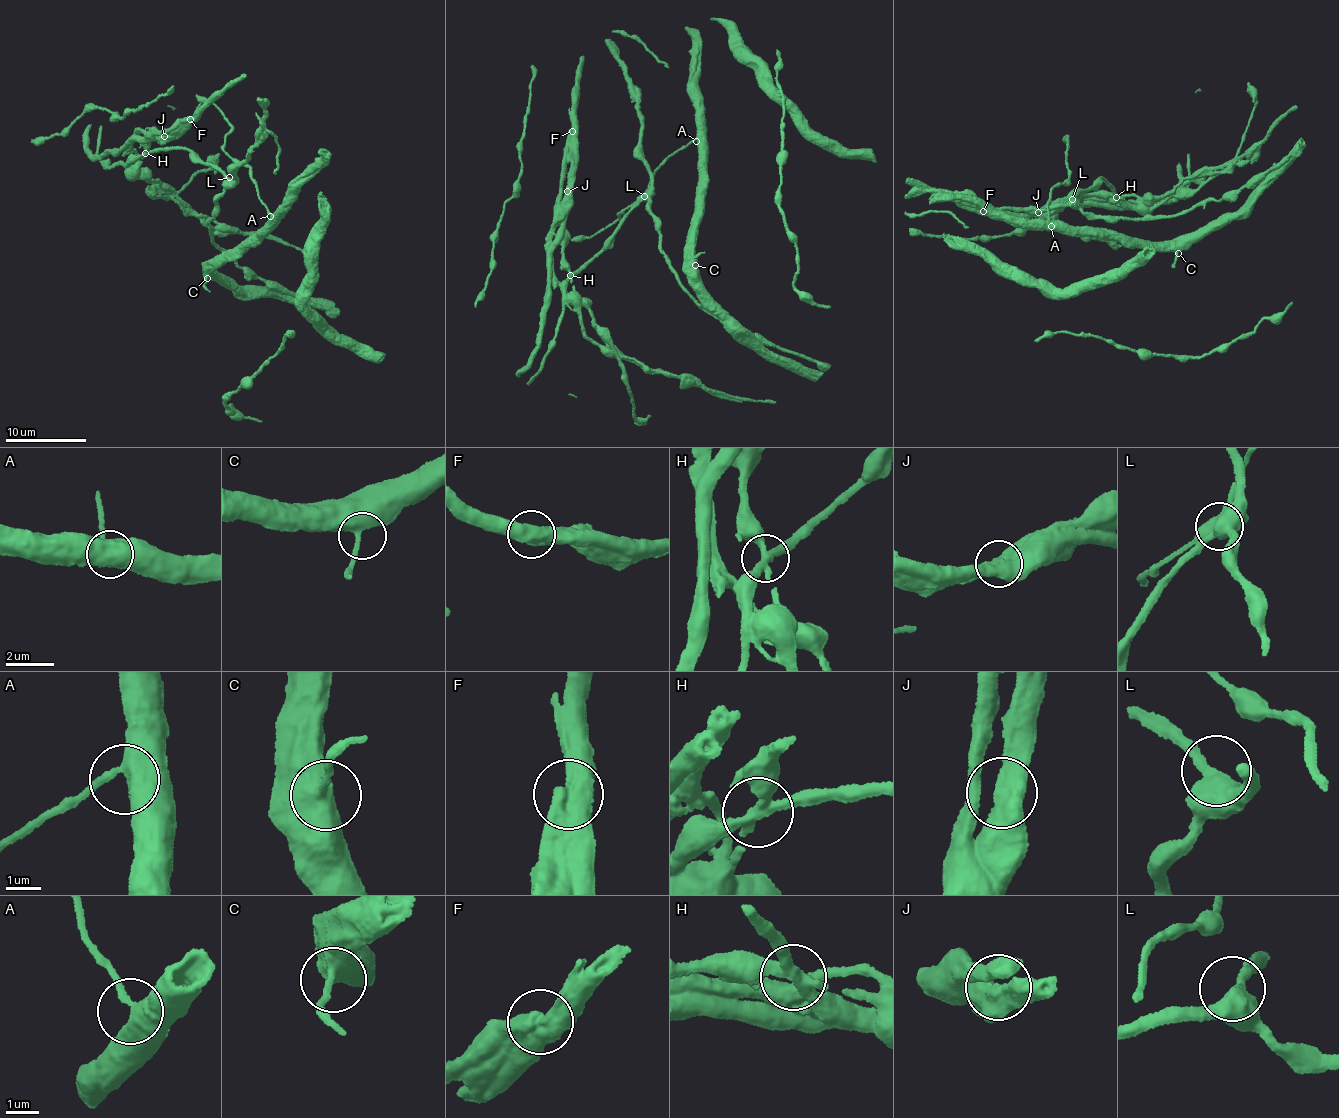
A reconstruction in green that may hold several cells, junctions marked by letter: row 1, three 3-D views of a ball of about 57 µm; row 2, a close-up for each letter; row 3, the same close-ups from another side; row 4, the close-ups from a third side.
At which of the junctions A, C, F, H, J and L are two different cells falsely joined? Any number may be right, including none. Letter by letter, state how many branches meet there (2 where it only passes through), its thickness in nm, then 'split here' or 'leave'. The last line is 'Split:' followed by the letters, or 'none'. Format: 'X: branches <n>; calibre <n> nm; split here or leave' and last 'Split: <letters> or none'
A: branches 2; calibre 550 nm; leave
C: branches 2; calibre 420 nm; leave
F: branches 2; calibre 700 nm; split here
H: branches 3; calibre 320 nm; split here
J: branches 2; calibre 600 nm; split here
L: branches 2; calibre 500 nm; leave
Split: F, H, J

